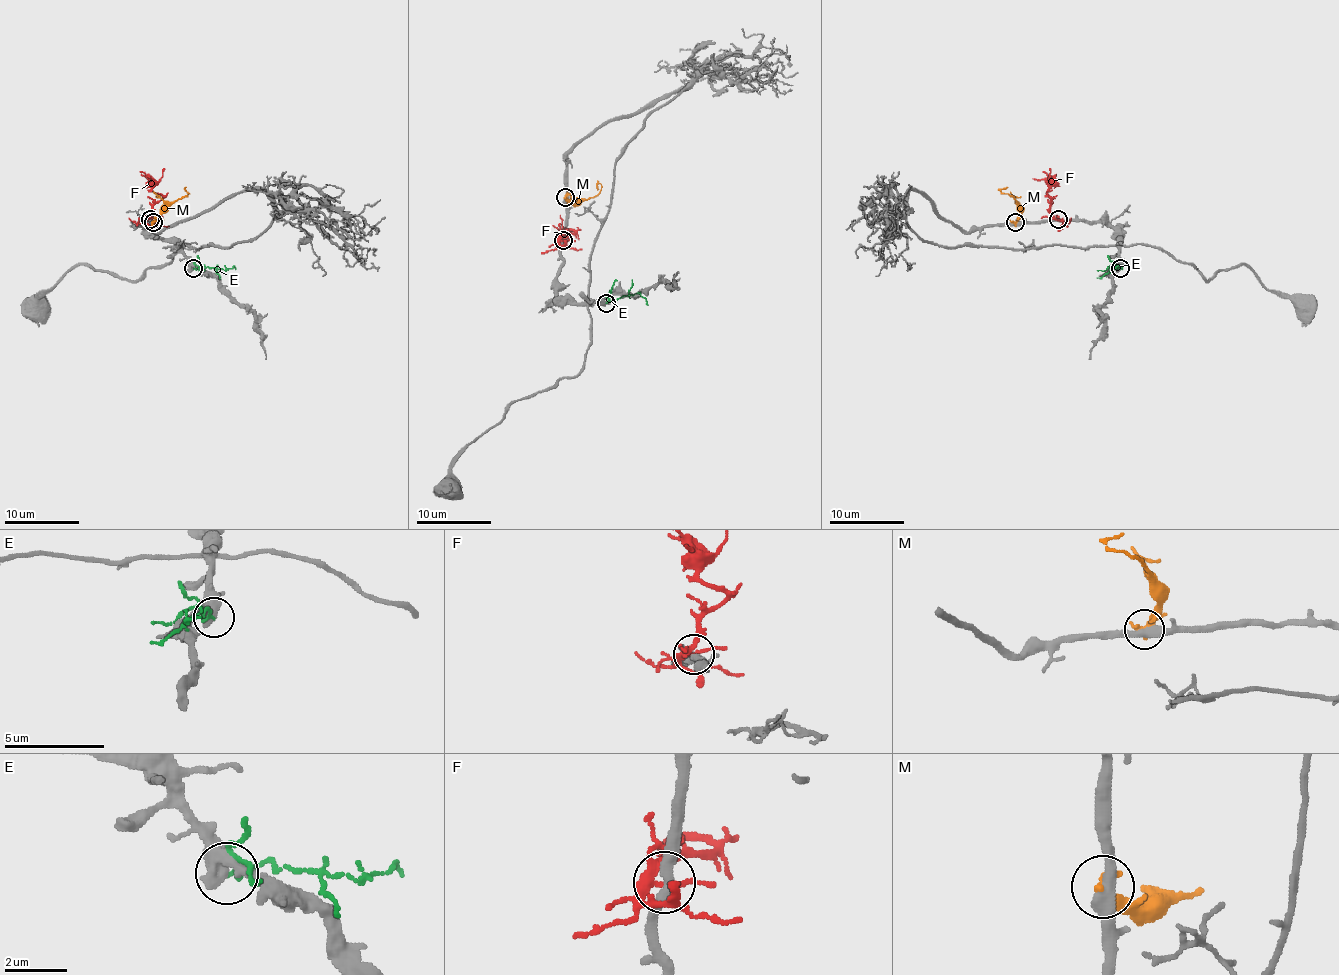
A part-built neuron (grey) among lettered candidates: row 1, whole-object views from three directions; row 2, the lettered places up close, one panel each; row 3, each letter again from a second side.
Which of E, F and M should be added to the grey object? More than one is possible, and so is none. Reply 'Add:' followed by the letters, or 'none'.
Add: none

